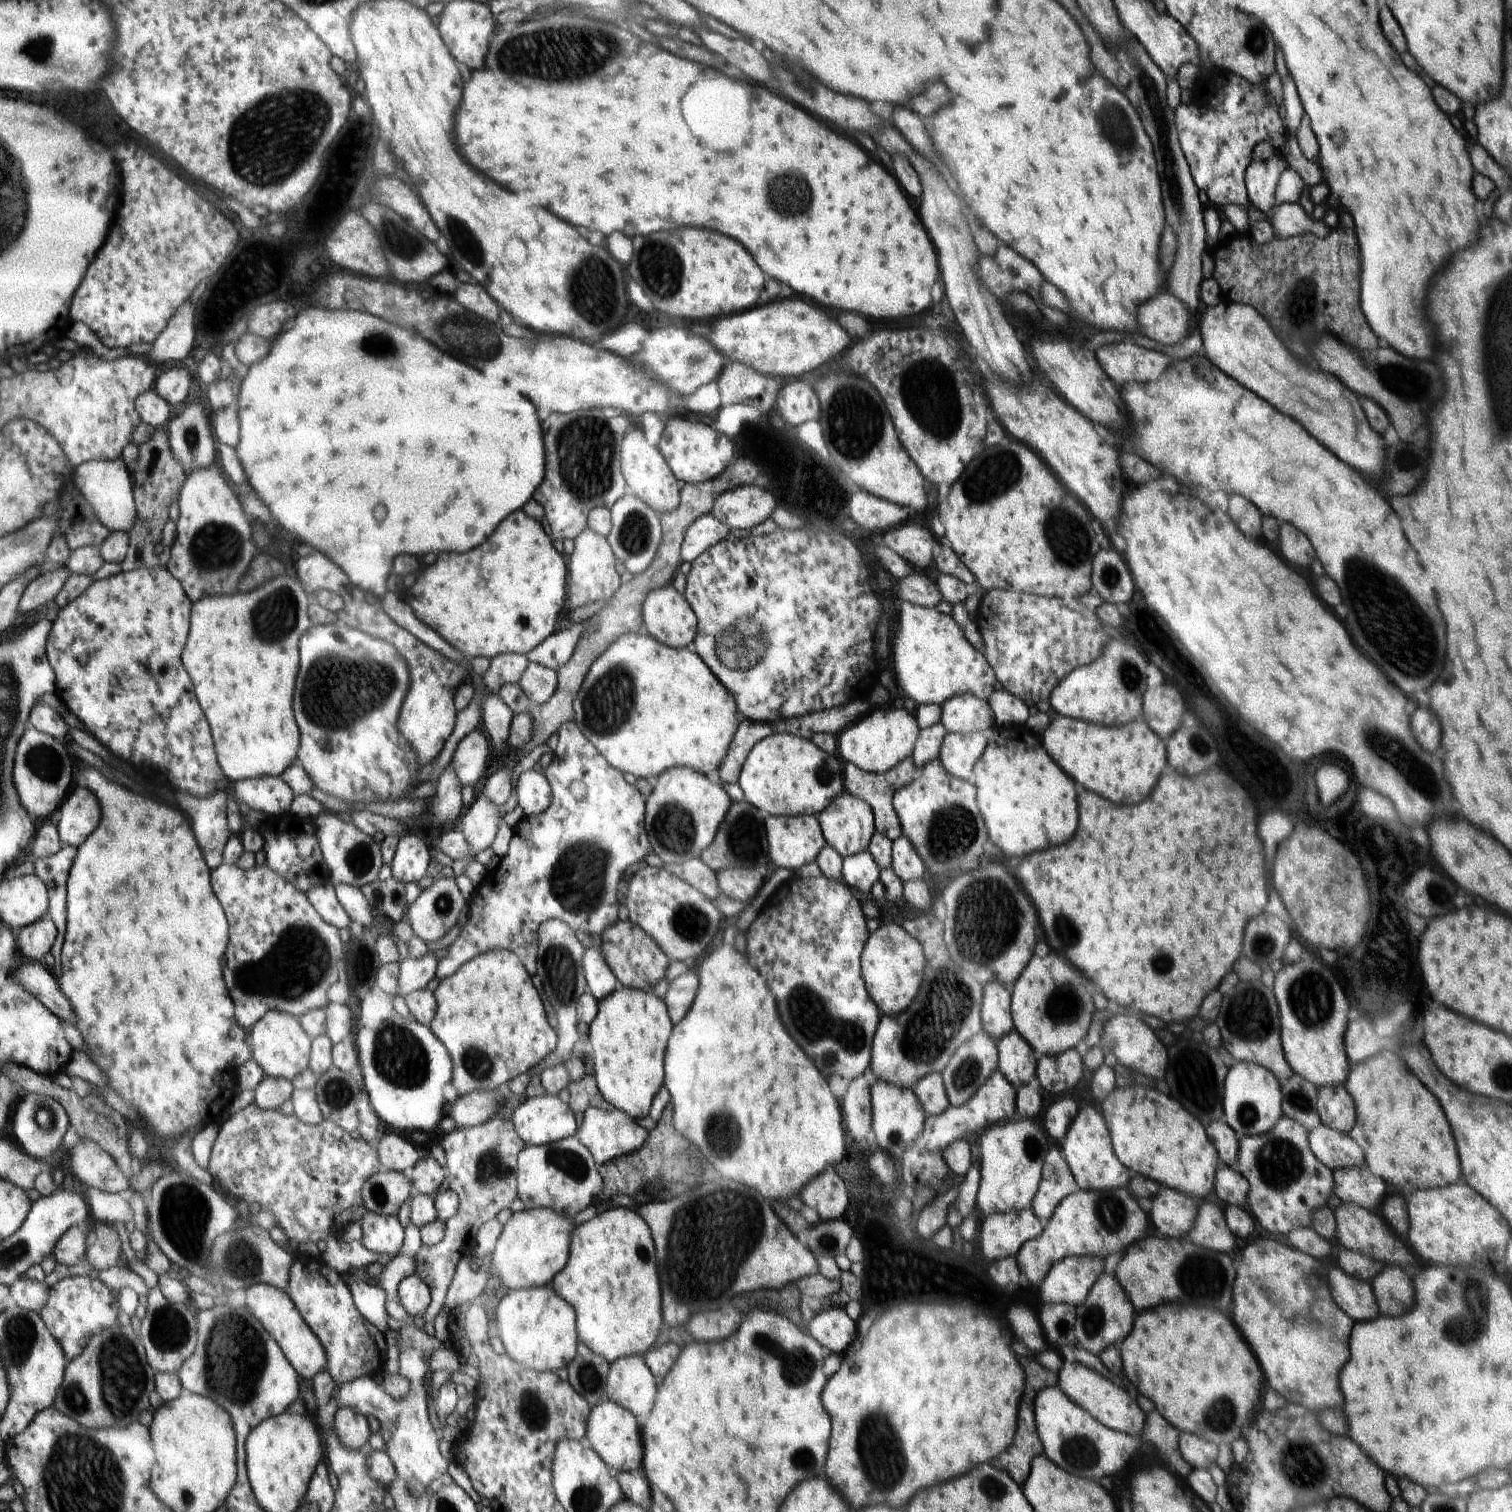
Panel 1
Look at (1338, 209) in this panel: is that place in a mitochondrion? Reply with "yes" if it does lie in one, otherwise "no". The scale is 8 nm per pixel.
no

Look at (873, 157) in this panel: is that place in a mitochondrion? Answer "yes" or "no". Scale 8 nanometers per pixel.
no

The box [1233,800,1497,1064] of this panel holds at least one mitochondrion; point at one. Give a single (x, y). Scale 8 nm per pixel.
(1311, 996)

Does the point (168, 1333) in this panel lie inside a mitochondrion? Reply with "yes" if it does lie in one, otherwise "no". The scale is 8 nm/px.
yes

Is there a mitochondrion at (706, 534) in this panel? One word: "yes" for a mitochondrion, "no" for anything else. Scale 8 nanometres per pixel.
no

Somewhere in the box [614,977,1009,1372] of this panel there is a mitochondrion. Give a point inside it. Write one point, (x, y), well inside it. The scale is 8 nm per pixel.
(719, 1226)

